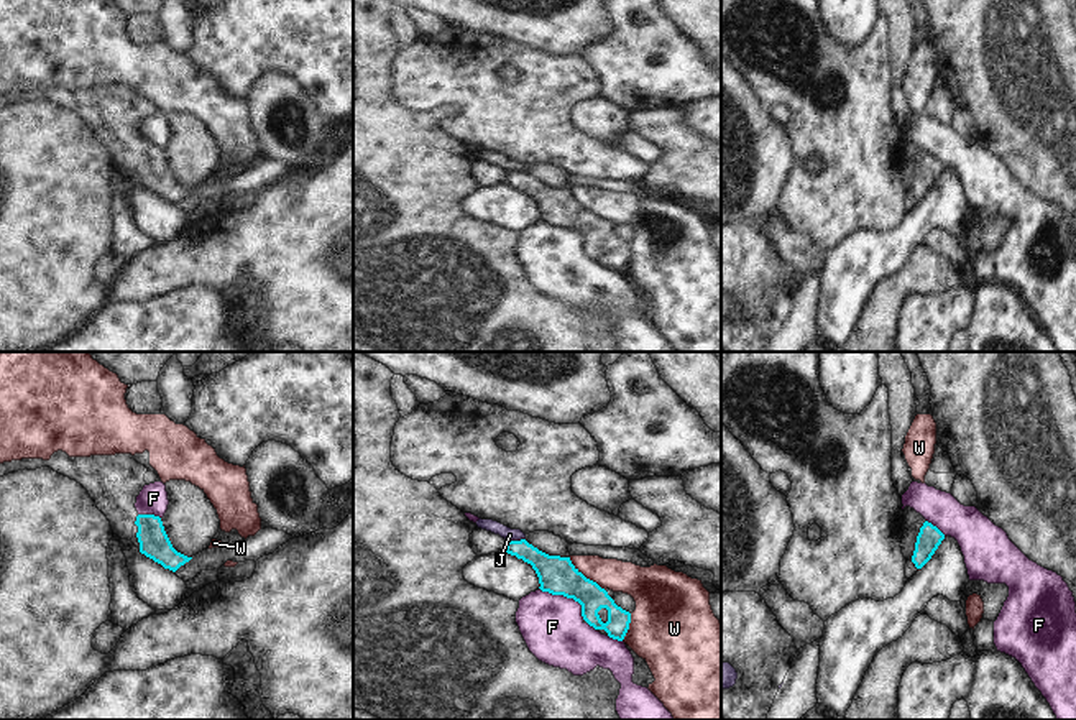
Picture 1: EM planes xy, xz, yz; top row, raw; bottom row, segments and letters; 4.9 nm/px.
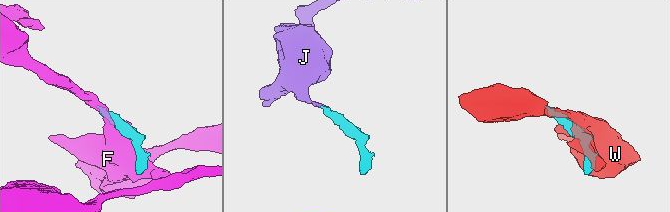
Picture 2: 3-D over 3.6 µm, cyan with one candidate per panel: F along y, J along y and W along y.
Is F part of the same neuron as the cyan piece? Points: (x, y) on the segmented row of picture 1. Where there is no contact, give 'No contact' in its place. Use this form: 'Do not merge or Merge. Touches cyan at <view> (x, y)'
Do not merge. Touches cyan at xz (567, 597).

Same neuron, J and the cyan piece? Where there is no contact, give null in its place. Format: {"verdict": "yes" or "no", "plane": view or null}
{"verdict": "no", "plane": "xz"}

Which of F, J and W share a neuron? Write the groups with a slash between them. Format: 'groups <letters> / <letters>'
groups F / J / W

